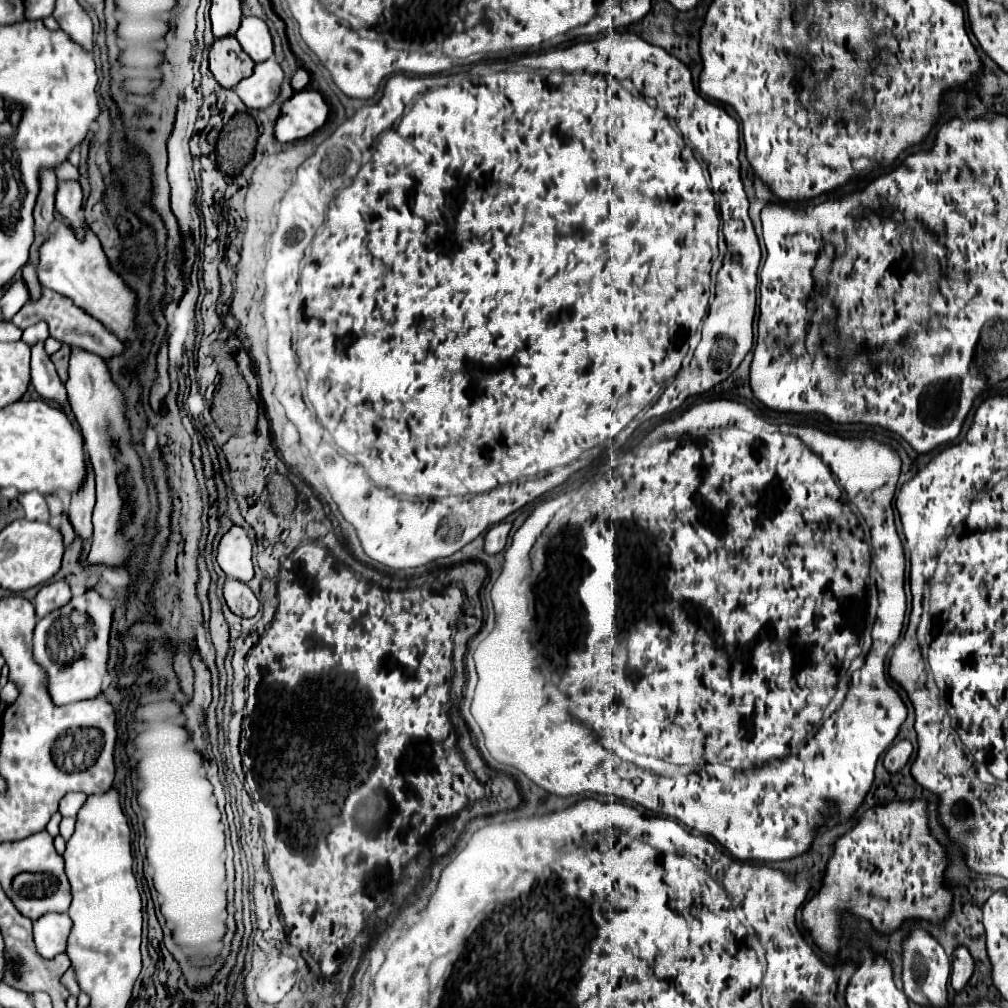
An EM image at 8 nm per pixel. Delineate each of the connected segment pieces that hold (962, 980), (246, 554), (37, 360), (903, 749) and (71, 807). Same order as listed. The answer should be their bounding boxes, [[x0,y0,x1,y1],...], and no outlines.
[[951,947,975,991],[217,525,253,583],[31,343,79,431],[883,739,911,773],[59,793,87,817]]

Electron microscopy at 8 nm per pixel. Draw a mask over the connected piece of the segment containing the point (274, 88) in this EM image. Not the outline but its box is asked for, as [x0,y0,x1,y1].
[233,57,283,109]

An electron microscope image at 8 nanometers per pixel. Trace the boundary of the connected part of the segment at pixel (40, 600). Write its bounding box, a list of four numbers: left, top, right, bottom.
[35,581,71,619]

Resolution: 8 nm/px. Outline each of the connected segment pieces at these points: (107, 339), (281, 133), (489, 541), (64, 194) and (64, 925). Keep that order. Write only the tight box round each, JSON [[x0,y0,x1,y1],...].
[[11,289,123,357],[273,89,329,143],[485,523,511,555],[55,181,87,227],[33,913,71,959]]

